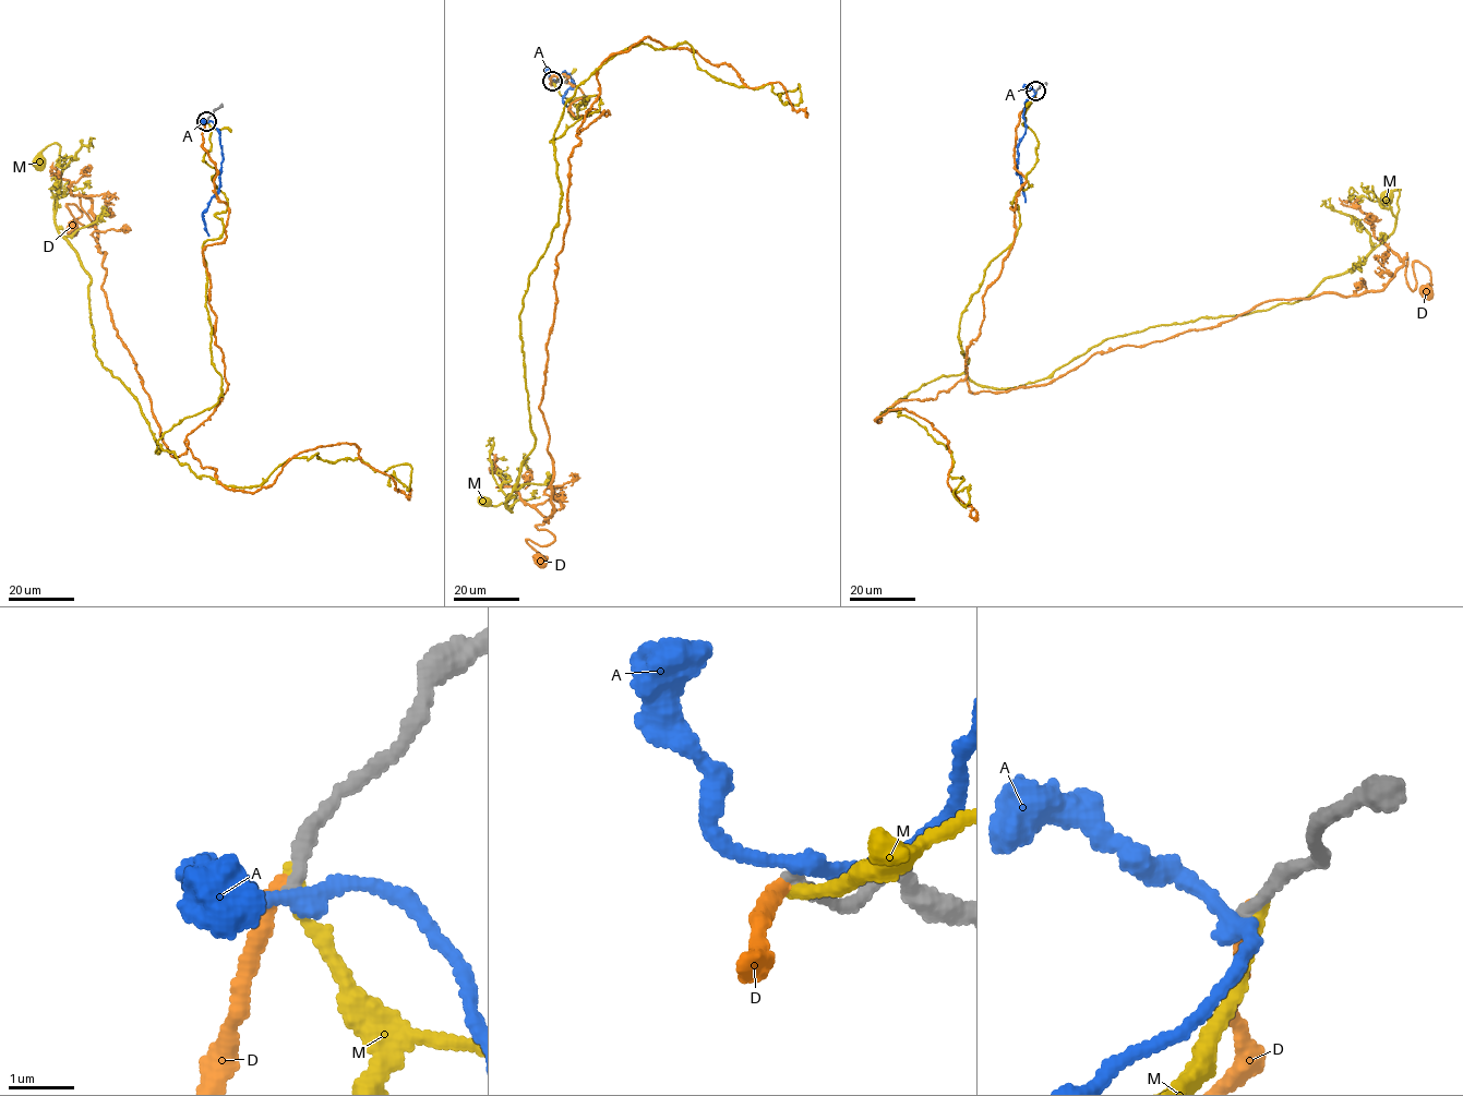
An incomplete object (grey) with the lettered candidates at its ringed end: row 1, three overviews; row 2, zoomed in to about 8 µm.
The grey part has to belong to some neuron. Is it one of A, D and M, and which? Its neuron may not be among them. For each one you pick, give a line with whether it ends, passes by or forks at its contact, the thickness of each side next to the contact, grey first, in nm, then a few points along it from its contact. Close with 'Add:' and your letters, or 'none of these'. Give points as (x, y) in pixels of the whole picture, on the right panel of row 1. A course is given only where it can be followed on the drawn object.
Add: none of these

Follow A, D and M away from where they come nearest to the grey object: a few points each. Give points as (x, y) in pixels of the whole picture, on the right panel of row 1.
A: (1035, 91), (1026, 104), (1026, 133), (1017, 147), (1017, 172), (1026, 202)
D: (1035, 91), (971, 393), (1048, 384), (1274, 299), (1382, 289), (1407, 254), (1406, 281), (1420, 262), (1426, 291)
M: (1035, 91), (1017, 235), (959, 325), (976, 384), (1306, 298), (1393, 231), (1387, 200)

